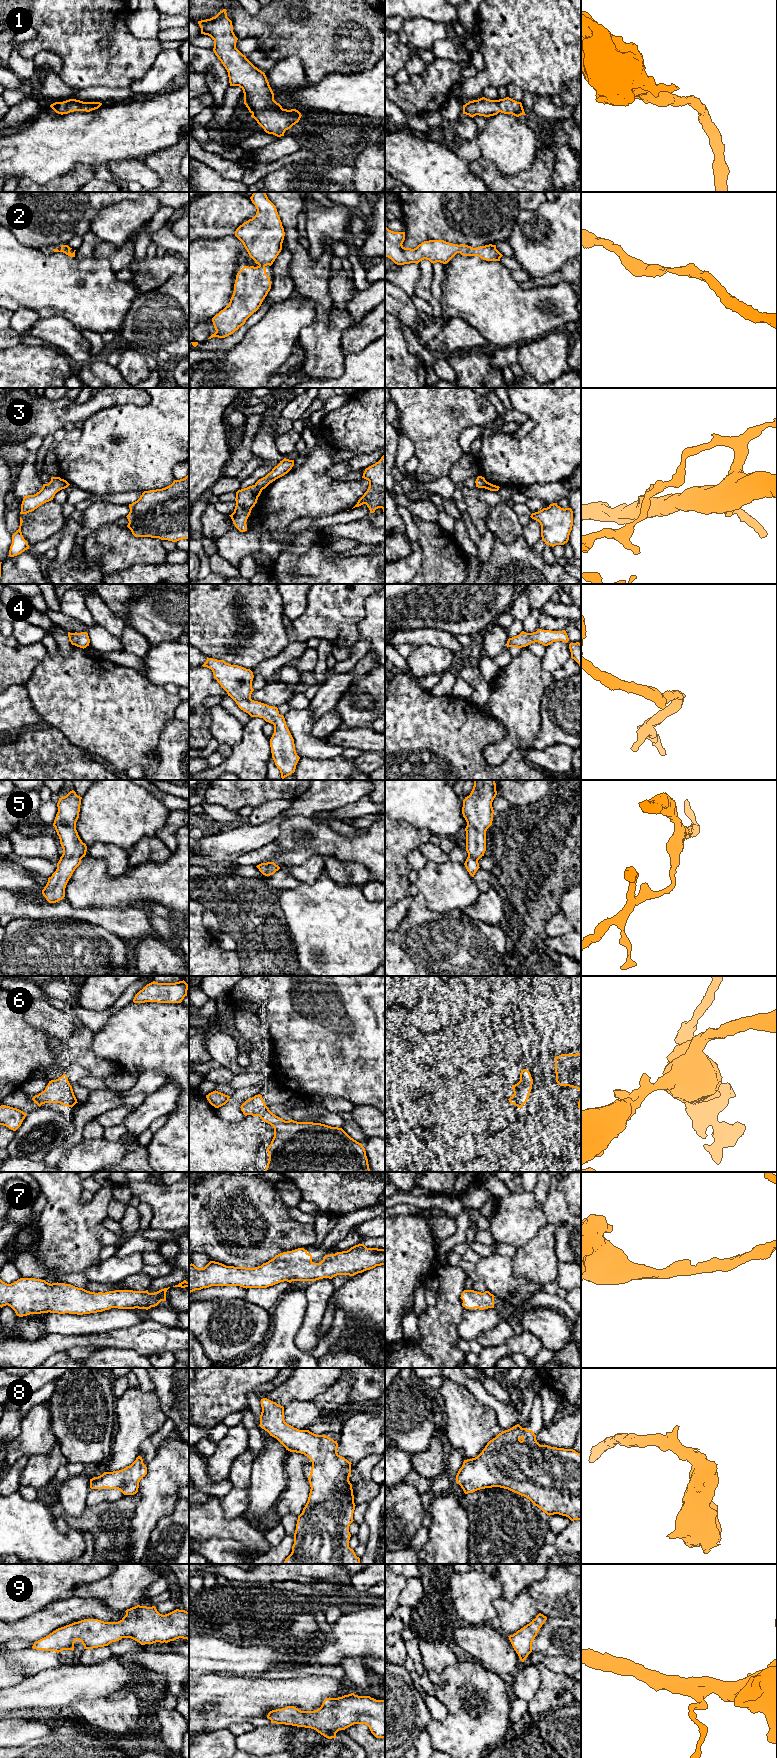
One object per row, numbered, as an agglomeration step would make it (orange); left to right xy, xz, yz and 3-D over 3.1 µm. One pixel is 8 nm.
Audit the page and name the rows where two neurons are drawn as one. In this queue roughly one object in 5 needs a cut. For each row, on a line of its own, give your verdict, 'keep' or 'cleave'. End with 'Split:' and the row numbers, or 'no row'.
1: keep
2: keep
3: cleave
4: keep
5: keep
6: keep
7: keep
8: keep
9: keep
Split: 3

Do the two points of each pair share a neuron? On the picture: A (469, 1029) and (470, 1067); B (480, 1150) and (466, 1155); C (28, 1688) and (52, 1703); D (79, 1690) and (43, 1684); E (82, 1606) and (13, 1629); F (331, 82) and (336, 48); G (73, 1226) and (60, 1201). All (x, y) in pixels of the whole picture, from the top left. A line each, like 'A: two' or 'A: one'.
A: one
B: two
C: one
D: one
E: one
F: two
G: one

